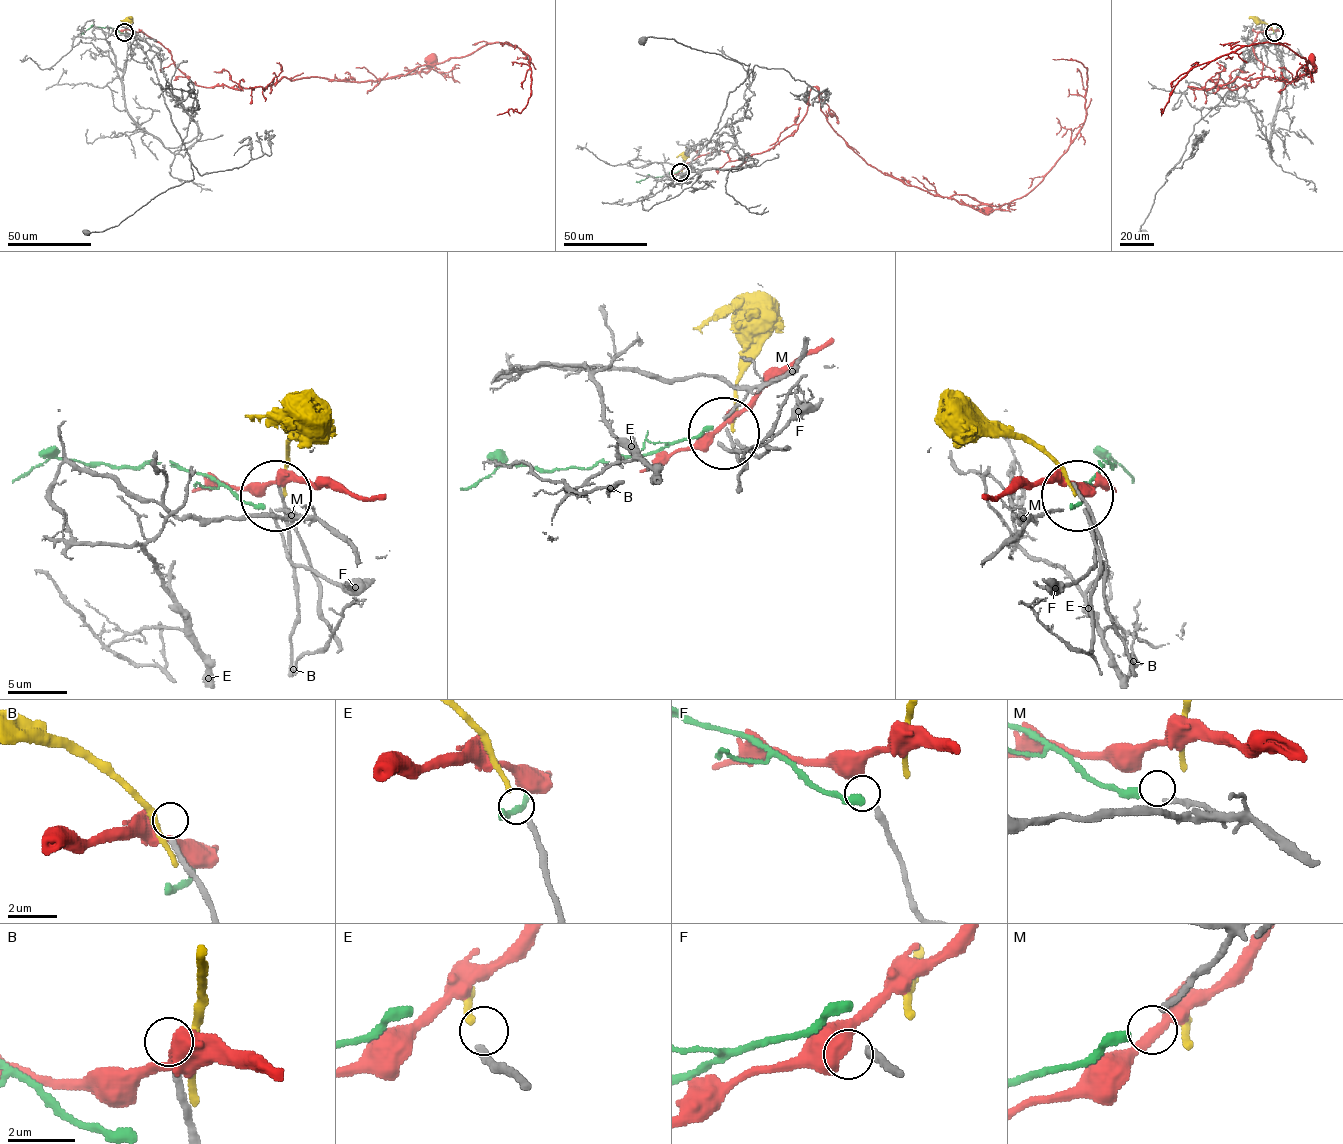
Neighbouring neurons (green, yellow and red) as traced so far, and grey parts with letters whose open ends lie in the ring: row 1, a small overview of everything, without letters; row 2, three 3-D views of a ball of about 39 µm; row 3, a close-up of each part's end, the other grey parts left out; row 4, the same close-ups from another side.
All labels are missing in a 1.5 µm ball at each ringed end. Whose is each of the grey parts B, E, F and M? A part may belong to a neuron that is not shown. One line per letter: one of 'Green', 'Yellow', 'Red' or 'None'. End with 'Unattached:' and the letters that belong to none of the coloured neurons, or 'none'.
B: None
E: Yellow
F: Red
M: Green
Unattached: B

